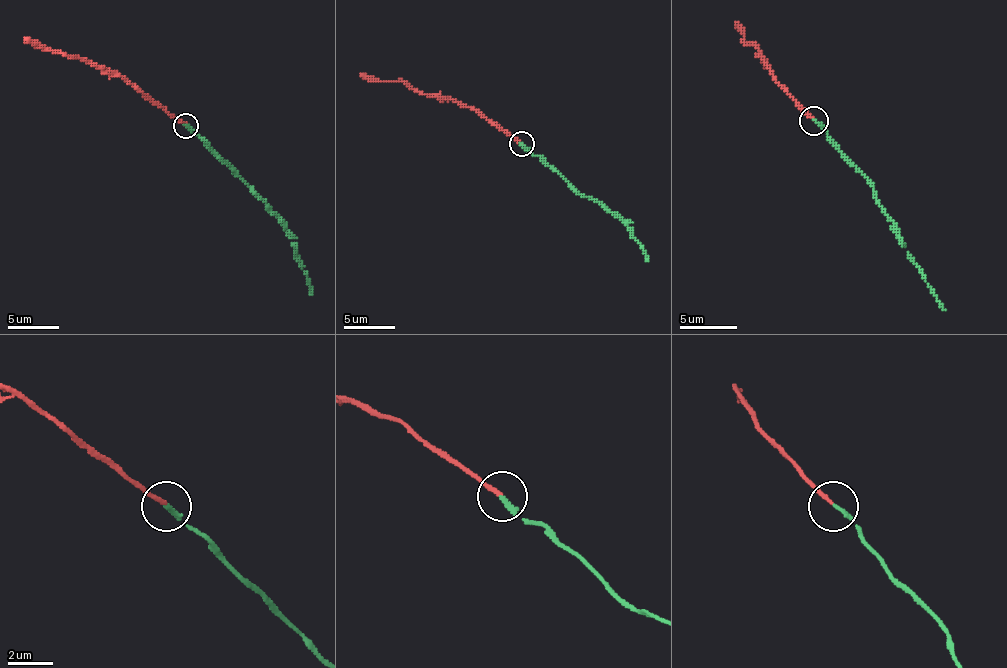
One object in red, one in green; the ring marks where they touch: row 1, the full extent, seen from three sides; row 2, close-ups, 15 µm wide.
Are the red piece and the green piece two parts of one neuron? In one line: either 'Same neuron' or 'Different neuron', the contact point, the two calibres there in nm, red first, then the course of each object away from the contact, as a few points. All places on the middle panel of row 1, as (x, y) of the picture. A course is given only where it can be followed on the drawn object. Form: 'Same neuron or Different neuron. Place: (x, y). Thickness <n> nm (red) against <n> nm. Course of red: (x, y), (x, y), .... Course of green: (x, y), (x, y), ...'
Same neuron. Place: (522, 143). Thickness 180 nm (red) against 190 nm. Course of red: (522, 143), (455, 99), (437, 99), (401, 81), (370, 81), (360, 76). Course of green: (522, 143), (576, 192), (597, 199), (615, 215), (648, 261)

